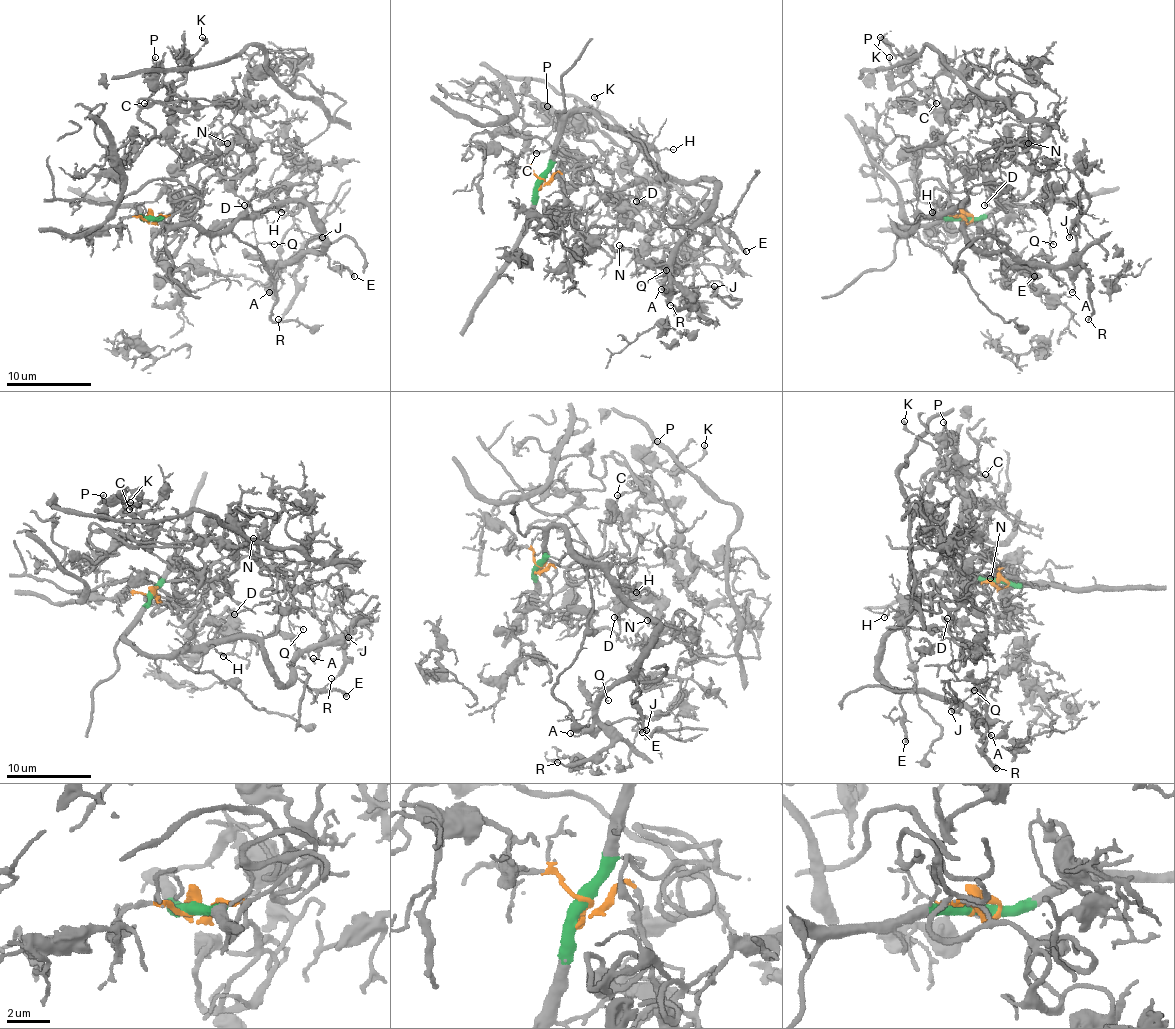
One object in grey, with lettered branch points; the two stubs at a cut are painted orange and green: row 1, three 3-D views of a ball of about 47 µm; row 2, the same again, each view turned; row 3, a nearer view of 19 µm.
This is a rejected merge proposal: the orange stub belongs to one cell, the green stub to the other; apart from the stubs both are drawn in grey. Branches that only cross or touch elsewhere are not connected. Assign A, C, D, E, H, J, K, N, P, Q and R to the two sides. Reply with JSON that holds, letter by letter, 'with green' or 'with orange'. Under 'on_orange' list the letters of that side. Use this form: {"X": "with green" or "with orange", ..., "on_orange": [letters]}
{"A": "with green", "C": "with orange", "D": "with green", "E": "with green", "H": "with green", "J": "with green", "K": "with orange", "N": "with orange", "P": "with orange", "Q": "with green", "R": "with green", "on_orange": ["C", "K", "N", "P"]}

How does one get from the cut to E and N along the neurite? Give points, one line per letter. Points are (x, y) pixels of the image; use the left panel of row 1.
E: (150, 217), (167, 225), (227, 232), (239, 219), (301, 202), (322, 238), (329, 266), (346, 268), (354, 276)
N: (150, 217), (197, 195), (214, 142), (239, 134), (246, 80), (273, 67), (331, 121), (290, 153), (227, 142)

